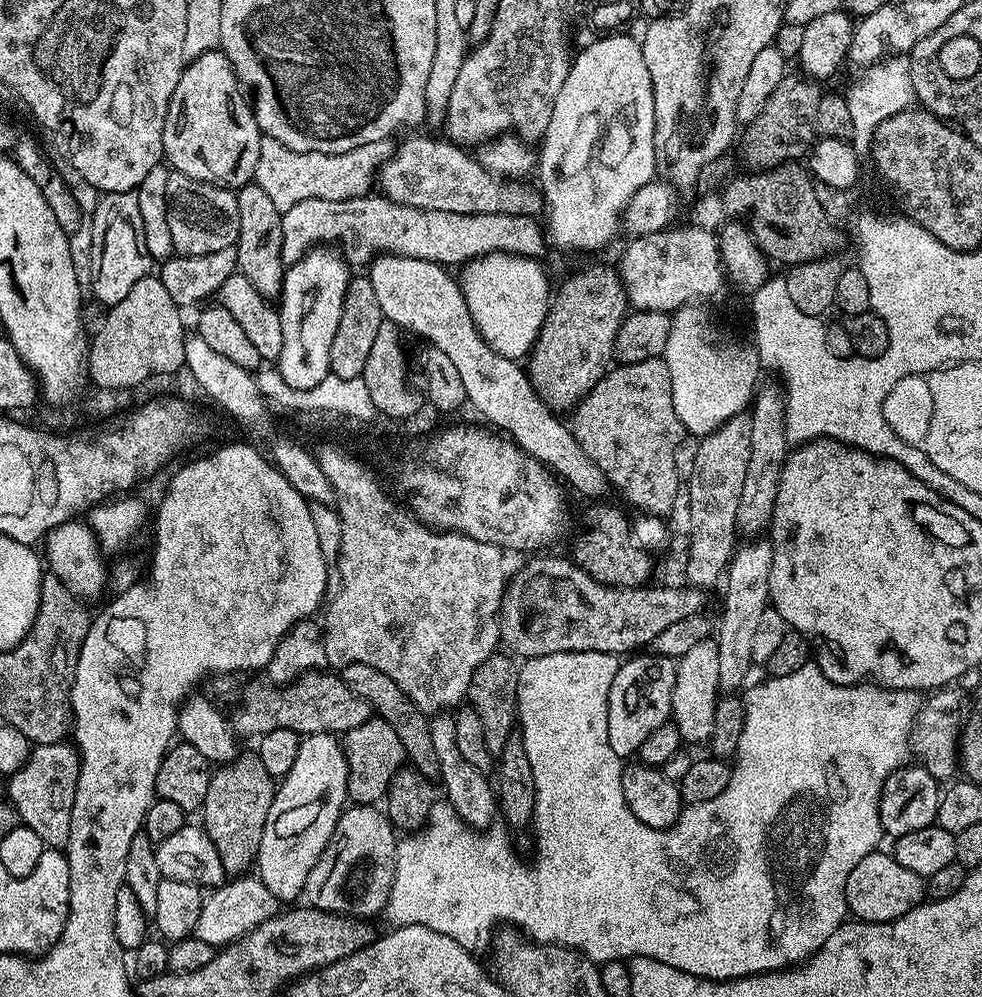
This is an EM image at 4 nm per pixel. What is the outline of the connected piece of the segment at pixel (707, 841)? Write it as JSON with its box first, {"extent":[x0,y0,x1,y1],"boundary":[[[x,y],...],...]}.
{"extent":[383,652,922,980],"boundary":[[[559,652],[525,659],[519,665],[516,711],[518,728],[522,733],[526,754],[529,755],[536,787],[536,801],[530,823],[532,828],[536,827],[536,861],[527,864],[519,860],[502,829],[497,826],[483,830],[471,828],[455,810],[448,807],[447,799],[437,799],[423,828],[401,835],[396,841],[394,882],[384,906],[383,919],[388,919],[389,925],[398,928],[421,924],[430,930],[438,930],[438,934],[454,938],[458,946],[473,954],[480,954],[484,947],[484,951],[489,947],[498,928],[496,920],[513,920],[517,924],[513,925],[527,933],[533,941],[541,944],[555,942],[566,948],[577,949],[598,966],[608,960],[645,956],[666,962],[666,966],[686,970],[686,974],[691,976],[701,976],[704,980],[741,980],[743,976],[779,972],[803,964],[821,948],[830,934],[834,934],[834,930],[845,923],[849,911],[844,891],[850,870],[854,870],[854,866],[858,866],[866,854],[881,847],[880,836],[885,835],[880,821],[882,786],[888,773],[901,767],[907,761],[904,759],[909,759],[908,739],[922,703],[921,693],[901,688],[884,688],[875,682],[835,684],[822,674],[820,665],[815,662],[802,666],[802,670],[794,670],[794,674],[768,676],[761,684],[753,683],[742,696],[746,706],[746,726],[742,726],[742,738],[738,742],[732,777],[726,790],[722,790],[718,798],[710,798],[710,802],[687,805],[676,823],[670,827],[655,828],[646,826],[646,822],[638,822],[638,818],[630,814],[630,806],[626,806],[622,794],[620,776],[624,773],[624,764],[622,758],[610,750],[608,695],[621,663],[621,657],[611,652]]]}

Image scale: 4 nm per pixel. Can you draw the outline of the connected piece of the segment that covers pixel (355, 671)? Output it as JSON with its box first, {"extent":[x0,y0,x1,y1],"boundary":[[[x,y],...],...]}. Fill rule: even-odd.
{"extent":[338,662,440,777],"boundary":[[[366,662],[347,664],[345,668],[339,669],[338,674],[342,678],[342,682],[346,682],[346,686],[350,686],[350,690],[354,690],[354,694],[358,694],[358,698],[366,698],[366,702],[370,702],[372,711],[377,717],[394,728],[411,767],[415,768],[417,772],[421,772],[423,776],[439,777],[440,767],[438,758],[434,754],[434,742],[430,742],[429,717],[420,712],[418,706],[414,706],[410,702],[408,695],[394,682],[394,678],[382,674],[382,670],[374,670],[374,666],[366,666]]]}

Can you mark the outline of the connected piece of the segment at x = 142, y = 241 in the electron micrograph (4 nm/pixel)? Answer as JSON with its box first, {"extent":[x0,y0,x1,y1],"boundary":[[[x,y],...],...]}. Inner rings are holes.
{"extent":[90,191,154,306],"boundary":[[[135,191],[103,193],[98,206],[90,213],[90,219],[94,230],[90,250],[90,292],[96,295],[98,303],[111,306],[122,302],[122,298],[130,294],[130,289],[154,268],[152,256],[146,250],[146,234],[142,230],[142,214],[138,210]]]}

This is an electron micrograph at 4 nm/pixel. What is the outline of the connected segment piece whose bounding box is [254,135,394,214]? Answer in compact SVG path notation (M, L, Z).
M266 135L260 137L258 166L254 183L266 190L270 202L278 206L283 214L298 202L310 198L323 200L349 200L367 196L373 191L378 170L389 160L394 151L391 139L370 142L342 154L322 154L321 152L291 152L282 142Z

